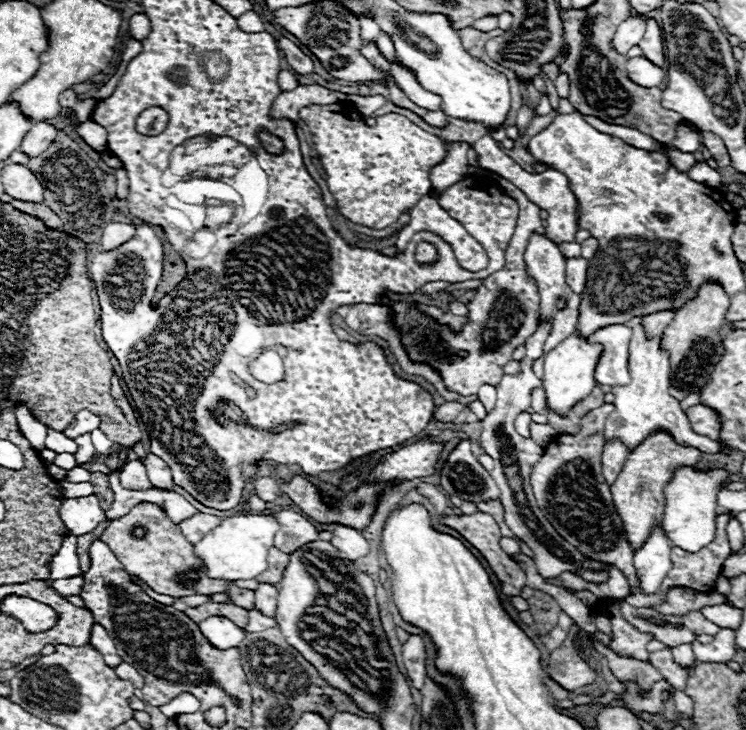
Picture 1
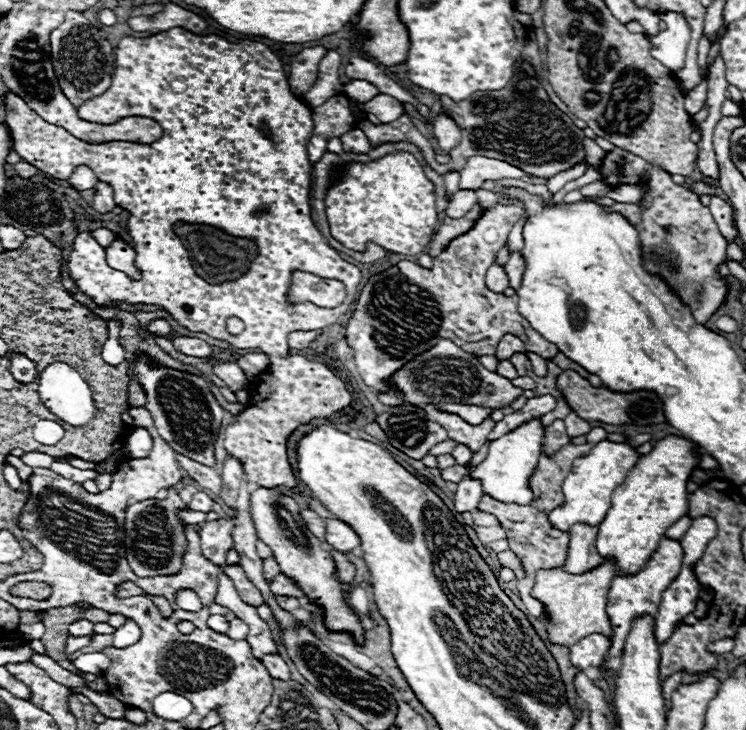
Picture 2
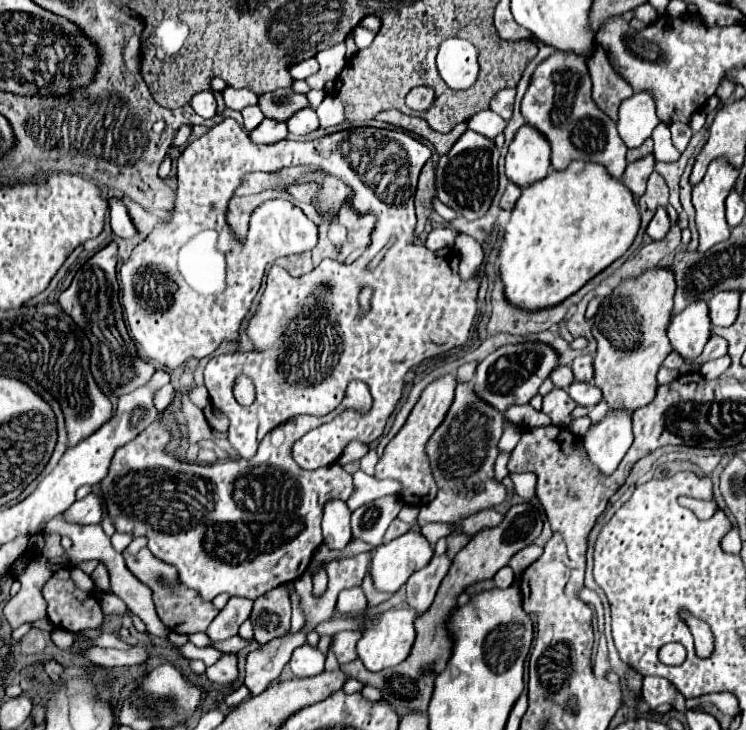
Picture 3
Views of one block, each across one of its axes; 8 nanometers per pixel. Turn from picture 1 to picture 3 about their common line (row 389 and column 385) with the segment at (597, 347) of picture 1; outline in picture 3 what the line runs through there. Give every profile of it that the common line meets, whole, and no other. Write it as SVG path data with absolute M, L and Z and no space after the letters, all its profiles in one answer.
M406 532L388 544L376 548L368 574L378 592L396 592L406 580L426 566L434 550L430 542L416 532Z

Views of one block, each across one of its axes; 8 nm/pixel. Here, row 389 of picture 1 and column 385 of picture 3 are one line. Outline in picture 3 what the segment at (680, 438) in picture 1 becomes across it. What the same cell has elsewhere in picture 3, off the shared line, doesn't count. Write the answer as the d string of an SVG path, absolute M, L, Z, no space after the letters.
M392 608L358 640L358 658L370 672L400 664L414 644L414 610Z

